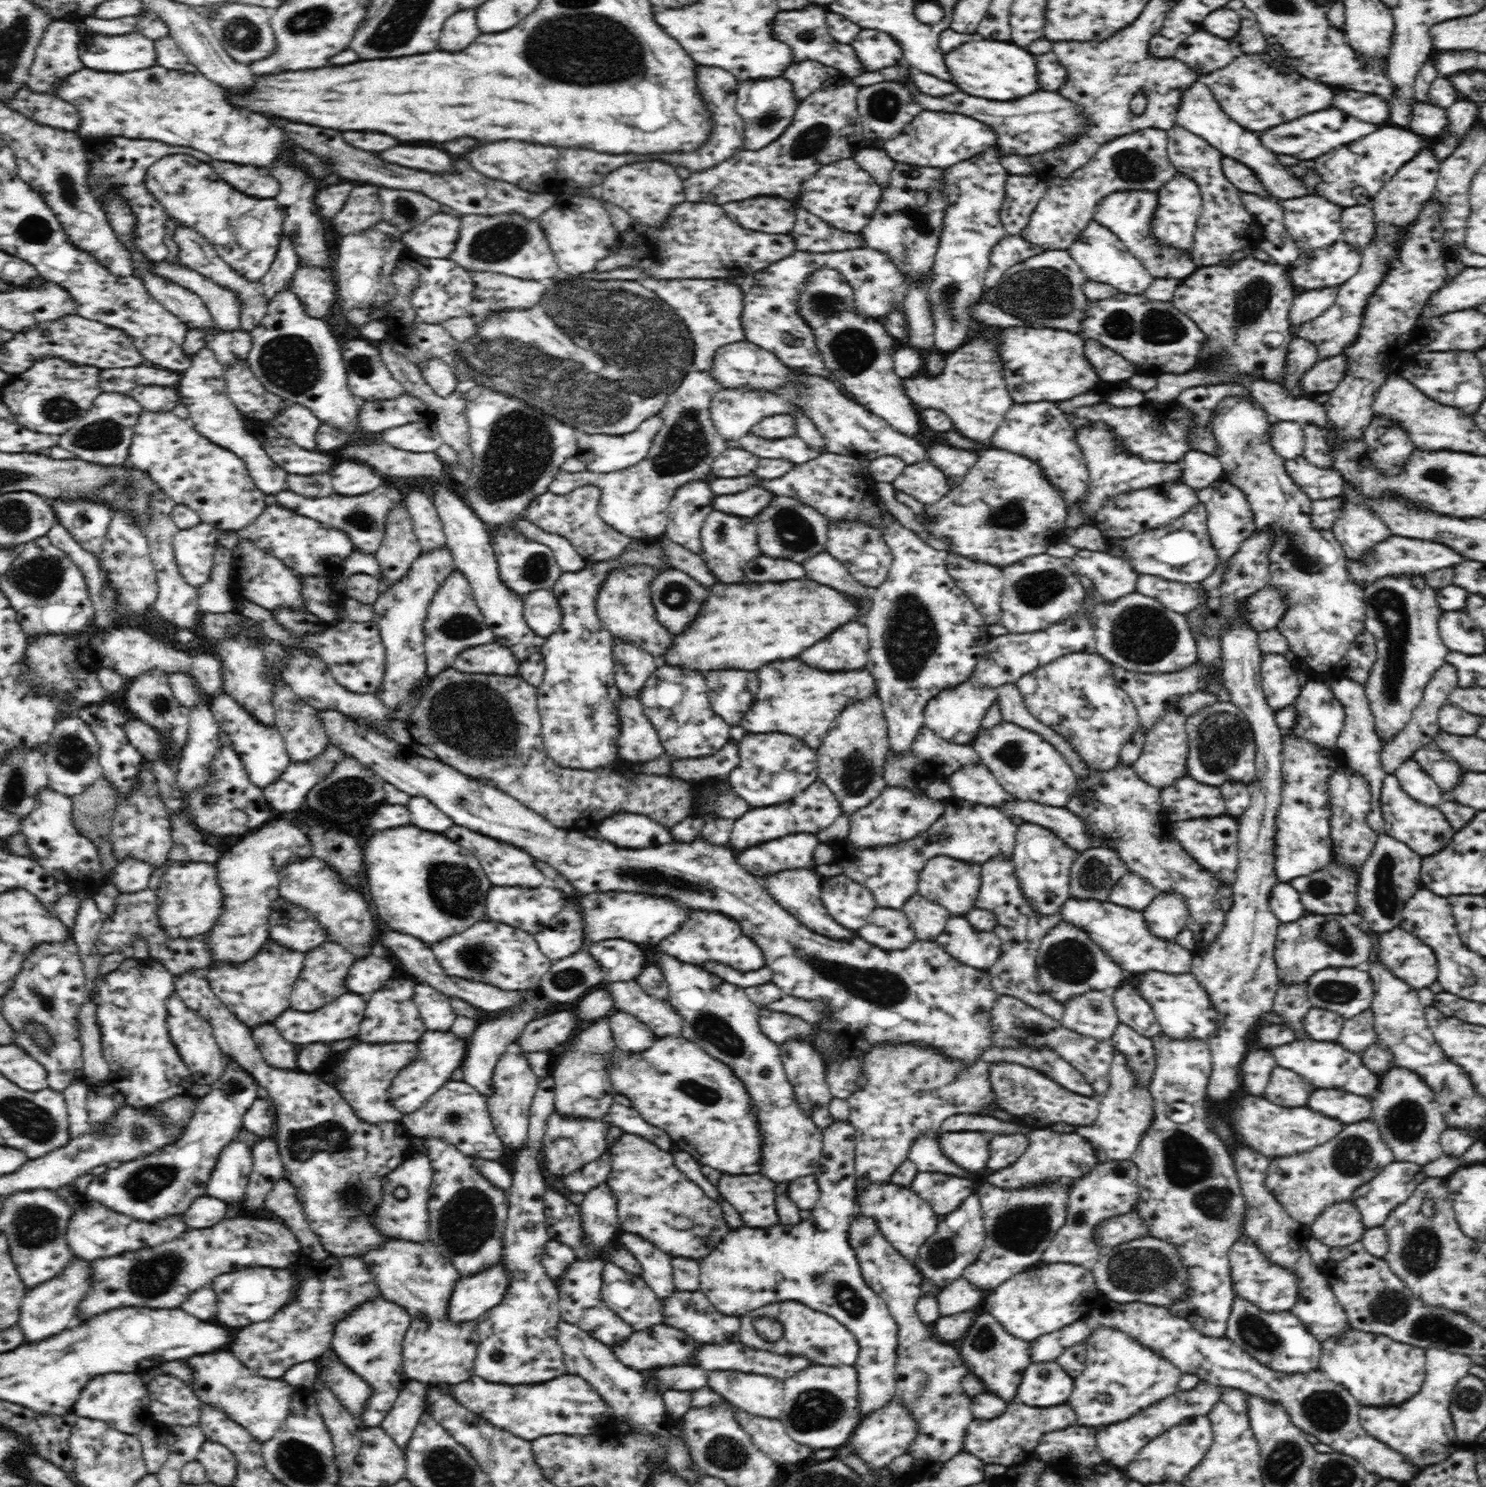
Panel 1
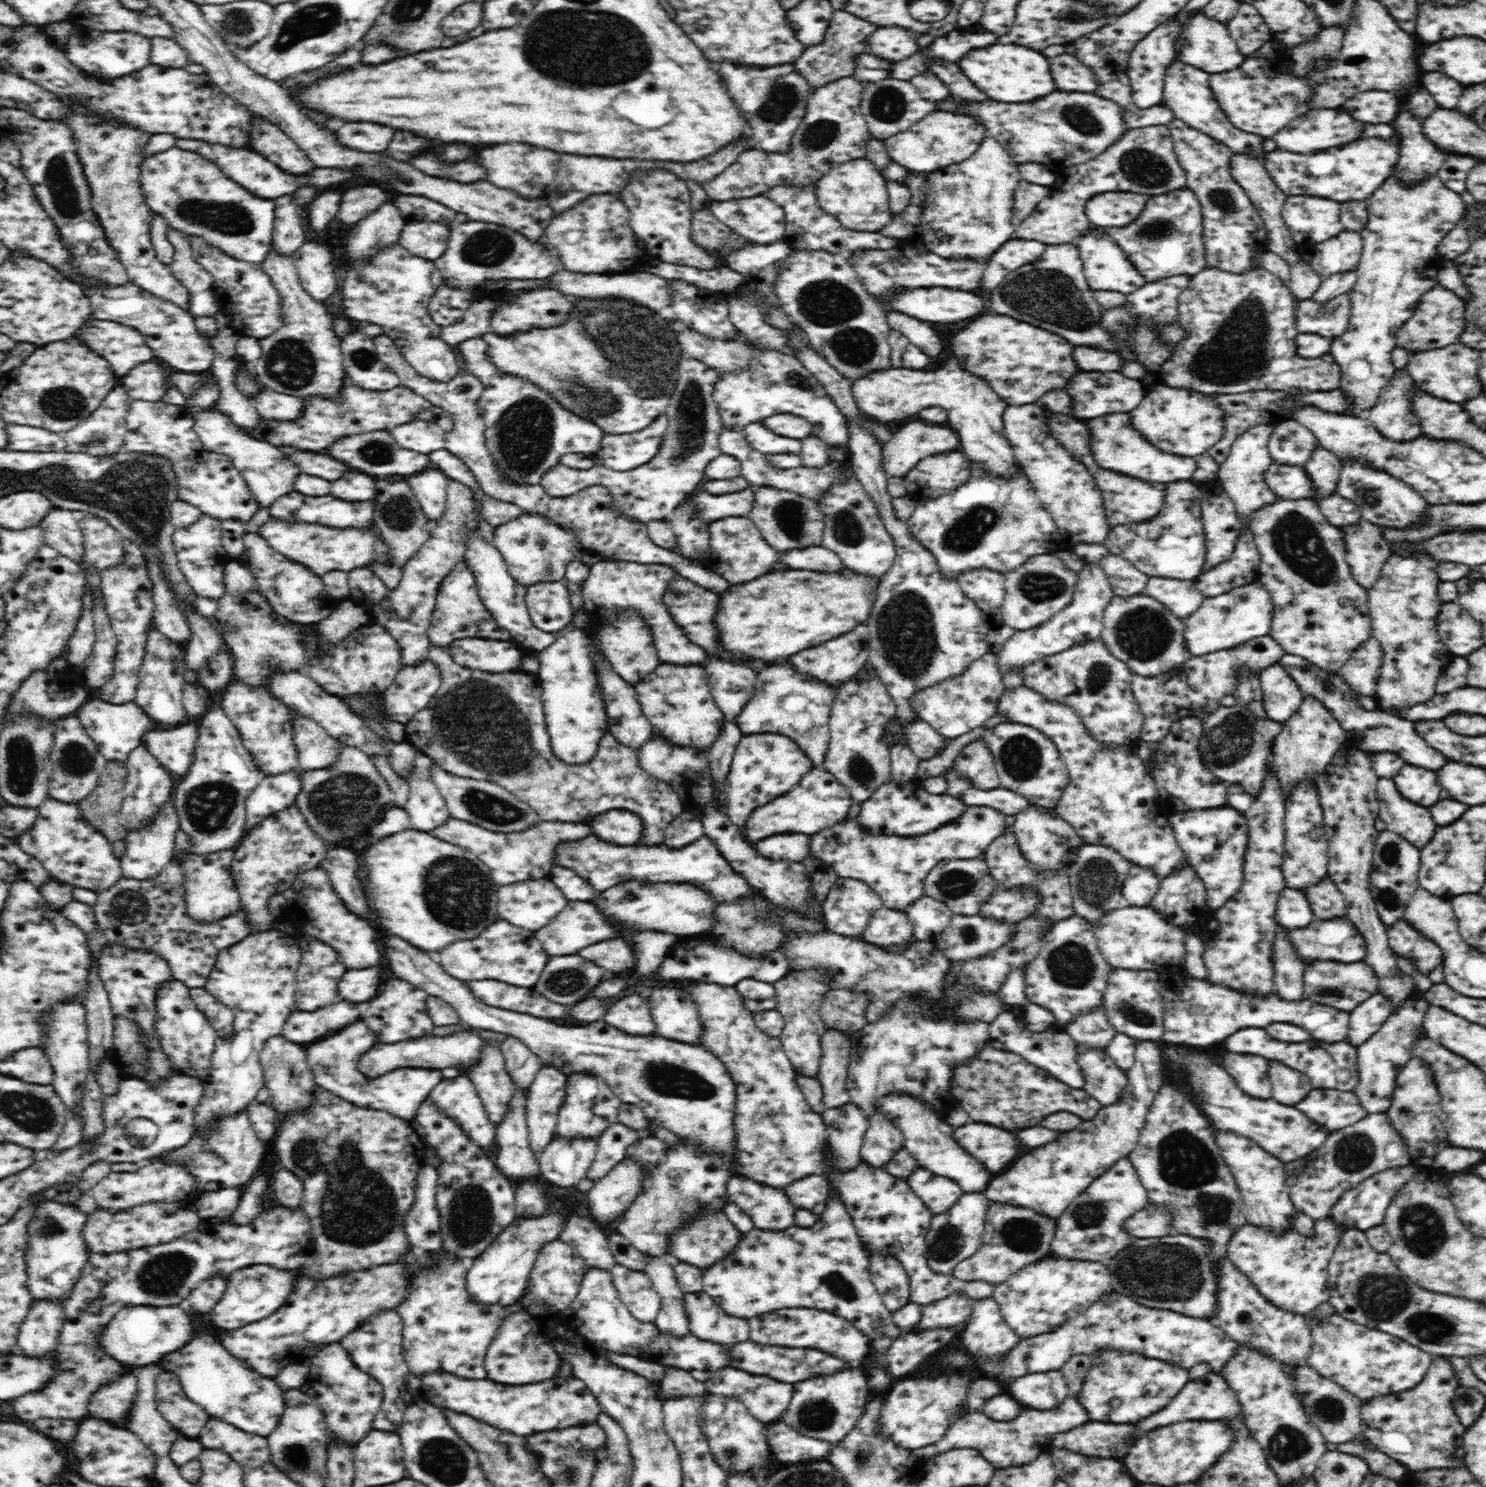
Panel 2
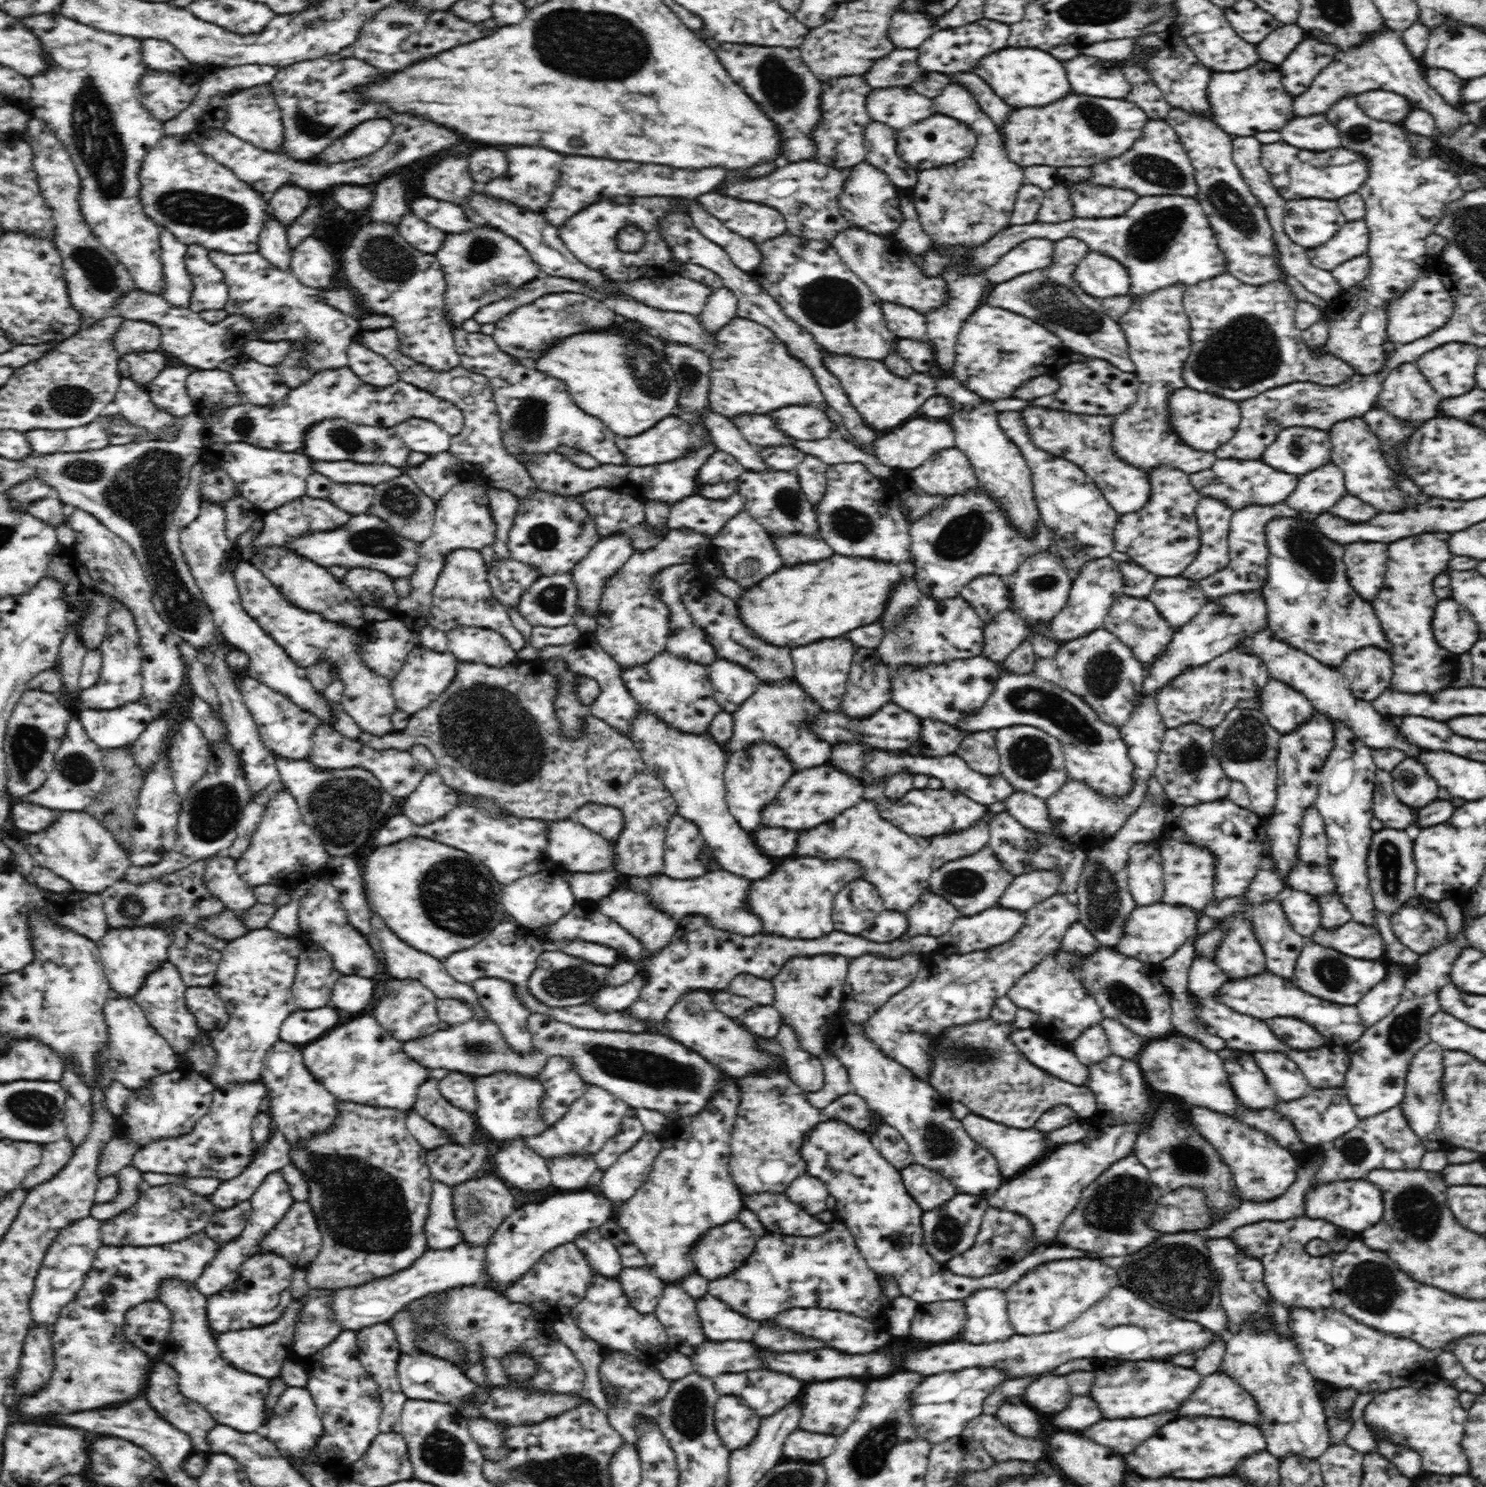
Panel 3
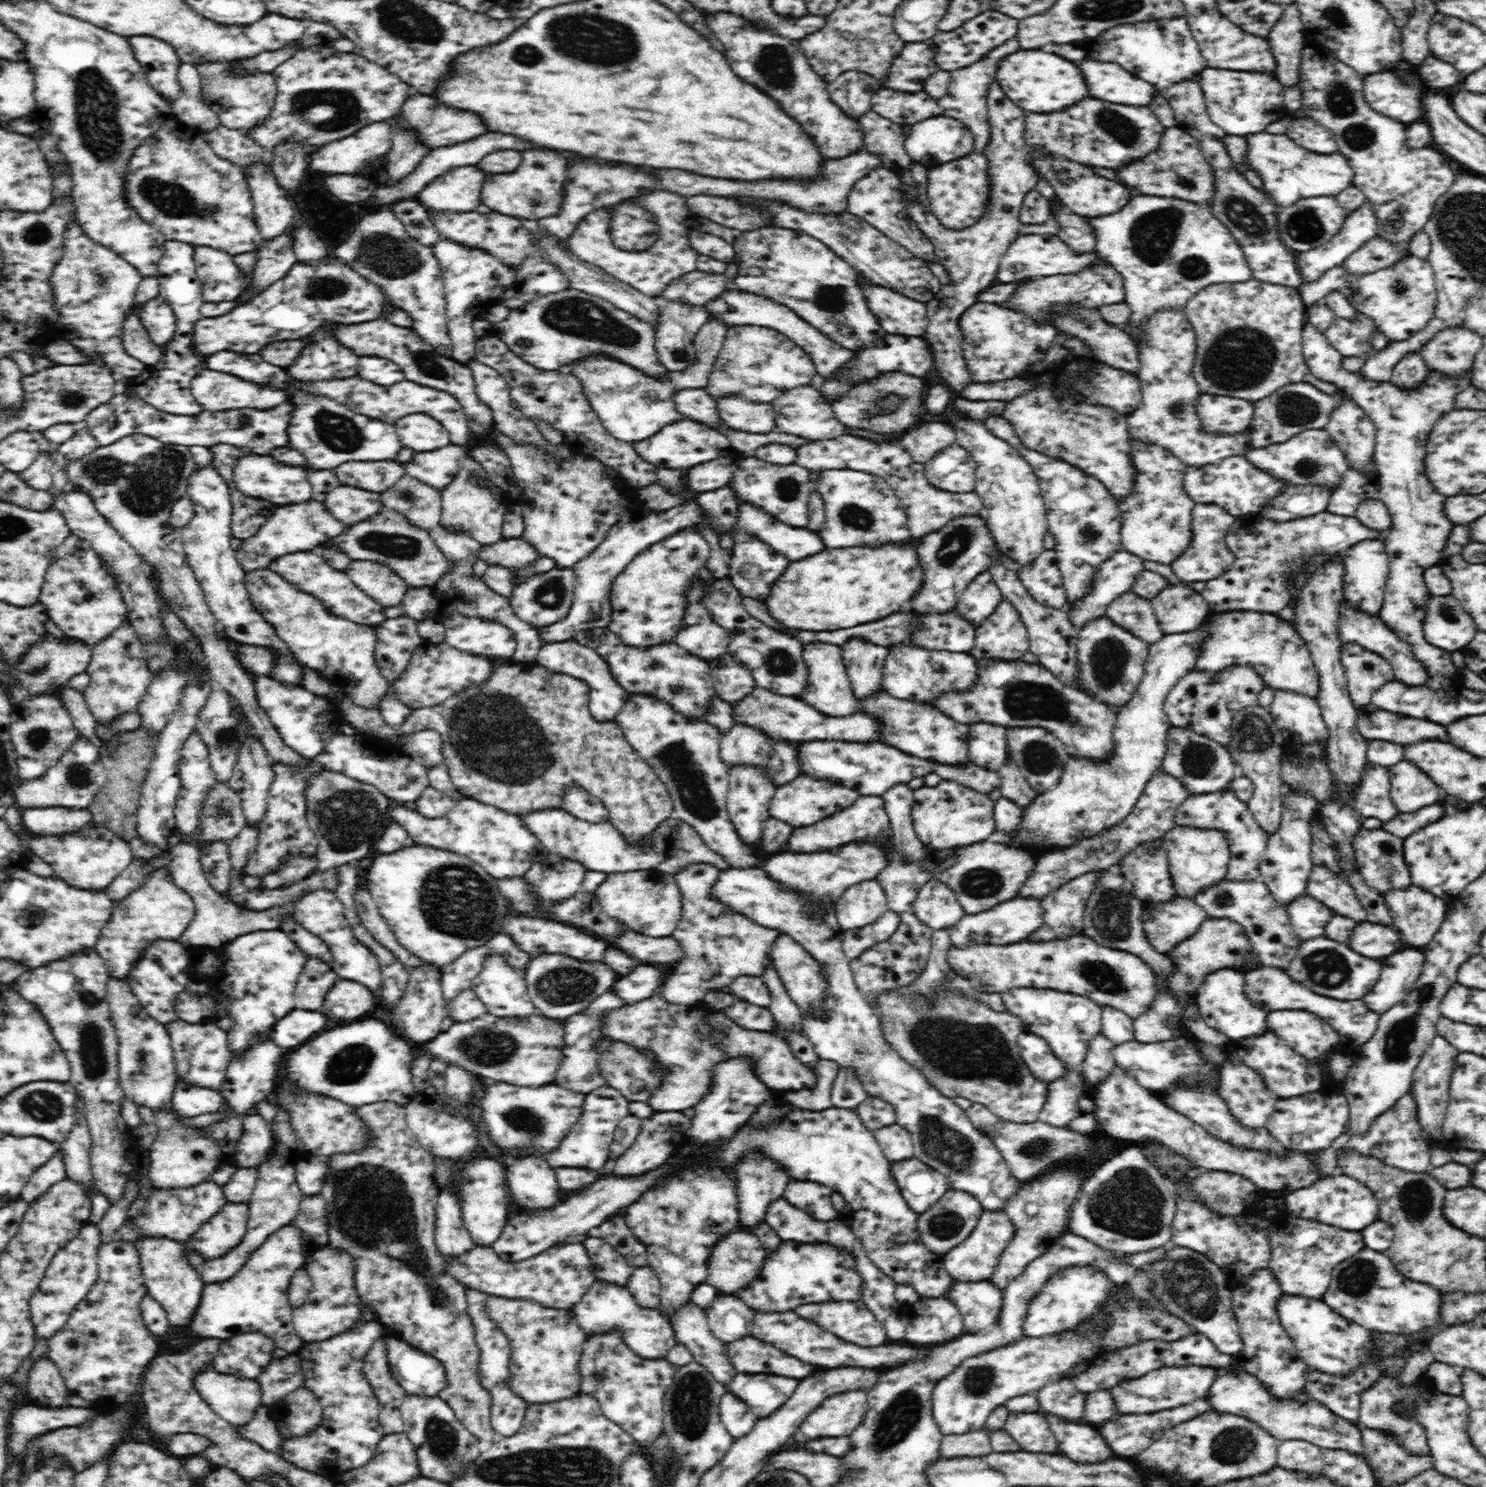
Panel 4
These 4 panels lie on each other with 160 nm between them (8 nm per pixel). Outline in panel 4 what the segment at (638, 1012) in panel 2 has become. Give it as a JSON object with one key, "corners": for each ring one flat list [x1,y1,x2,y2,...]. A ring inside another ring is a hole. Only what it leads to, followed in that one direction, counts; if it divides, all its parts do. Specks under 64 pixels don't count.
{"corners":[[694,864,685,866,674,874,681,892,682,915,672,936,680,943,684,956,666,970,666,978,659,986,657,994,672,1004,701,1005,704,995,708,991,720,991,731,981,742,975,762,976,768,964,773,962,770,956,772,944,776,942,782,932,756,924,753,920,742,915,732,913,726,905,711,896,711,888,718,878,719,870,711,865]]}

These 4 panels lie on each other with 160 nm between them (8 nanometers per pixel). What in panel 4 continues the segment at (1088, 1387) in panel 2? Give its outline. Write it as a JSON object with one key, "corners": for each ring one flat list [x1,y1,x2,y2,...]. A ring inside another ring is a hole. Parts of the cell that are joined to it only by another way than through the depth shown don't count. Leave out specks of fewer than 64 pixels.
{"corners":[[1180,1366,1180,1368,1160,1368,1150,1374,1144,1374,1136,1380,1126,1380,1120,1386,1110,1388,1114,1394,1114,1404,1122,1414,1150,1414,1158,1410,1168,1410,1184,1404,1192,1404,1198,1398,1204,1398,1212,1380,1216,1378,1216,1370,1206,1366]]}

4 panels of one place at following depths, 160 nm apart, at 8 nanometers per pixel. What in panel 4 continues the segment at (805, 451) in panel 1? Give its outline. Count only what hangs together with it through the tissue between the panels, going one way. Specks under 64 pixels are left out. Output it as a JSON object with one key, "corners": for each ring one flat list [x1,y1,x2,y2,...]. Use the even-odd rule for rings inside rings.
{"corners":[[741,396,716,398,718,415,726,426,758,434,766,434,776,428,774,410,770,404,752,404]]}

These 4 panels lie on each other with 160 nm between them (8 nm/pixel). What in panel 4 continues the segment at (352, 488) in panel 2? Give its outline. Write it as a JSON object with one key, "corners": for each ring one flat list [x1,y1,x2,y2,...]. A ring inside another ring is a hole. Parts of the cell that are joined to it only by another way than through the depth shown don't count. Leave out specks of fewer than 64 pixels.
{"corners":[[338,486,328,496,324,506,342,524,354,524,372,518,380,510,380,494,358,490,354,486]]}

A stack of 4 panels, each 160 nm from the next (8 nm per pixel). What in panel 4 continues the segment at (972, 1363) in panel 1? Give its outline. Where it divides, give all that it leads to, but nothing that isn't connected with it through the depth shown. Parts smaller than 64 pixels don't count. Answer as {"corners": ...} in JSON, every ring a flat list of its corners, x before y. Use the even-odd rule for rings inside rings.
{"corners":[[958,1281,946,1296,954,1305,958,1306,964,1316,964,1328,970,1334,976,1334,993,1326,1002,1313,1003,1290,999,1290,992,1282,961,1282]]}

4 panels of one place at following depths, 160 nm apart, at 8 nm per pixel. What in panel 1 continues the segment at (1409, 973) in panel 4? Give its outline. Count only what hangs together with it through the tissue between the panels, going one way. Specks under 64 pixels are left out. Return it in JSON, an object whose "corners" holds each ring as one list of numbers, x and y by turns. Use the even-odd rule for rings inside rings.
{"corners":[[1366,1008,1364,1012,1356,1014,1354,1018,1345,1019,1336,1042,1350,1052,1362,1054,1376,1040,1374,1015,1371,1008]]}

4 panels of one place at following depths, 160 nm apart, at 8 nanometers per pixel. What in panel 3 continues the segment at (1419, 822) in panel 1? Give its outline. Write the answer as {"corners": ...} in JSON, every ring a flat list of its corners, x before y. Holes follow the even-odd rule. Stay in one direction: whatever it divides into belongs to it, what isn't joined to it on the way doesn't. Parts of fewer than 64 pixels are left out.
{"corners":[[1378,769,1375,778,1372,804,1374,817,1382,821,1383,828,1412,828,1417,818,1416,809,1403,804,1397,794,1394,794,1391,773]]}

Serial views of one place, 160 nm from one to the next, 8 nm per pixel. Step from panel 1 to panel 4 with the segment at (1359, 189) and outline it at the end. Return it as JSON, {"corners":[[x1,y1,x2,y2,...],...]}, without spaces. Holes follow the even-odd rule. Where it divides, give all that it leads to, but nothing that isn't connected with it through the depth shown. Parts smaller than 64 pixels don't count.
{"corners":[[1249,134,1248,150,1246,150,1247,166,1258,172,1262,177,1264,192,1279,207,1292,206,1301,198,1316,196,1336,196,1338,192,1352,186,1354,170,1348,164,1348,158,1340,152,1334,154,1314,154,1308,150,1302,150,1296,142,1292,142,1288,136,1276,136,1276,134]]}

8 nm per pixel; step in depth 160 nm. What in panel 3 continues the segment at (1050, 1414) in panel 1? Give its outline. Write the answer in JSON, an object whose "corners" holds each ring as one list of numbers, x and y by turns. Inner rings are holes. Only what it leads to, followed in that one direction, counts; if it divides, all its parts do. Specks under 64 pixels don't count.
{"corners":[[1072,1398,1072,1402,1068,1404,1066,1410,1052,1414,1048,1420,1048,1426,1054,1426,1058,1430,1082,1430,1088,1428,1096,1422,1102,1420,1102,1414,1096,1406,1096,1402,1092,1398],[981,1414,967,1422,963,1436,979,1440,984,1448,992,1454,995,1462,1008,1460,1026,1460,1034,1462,1044,1458,1044,1440,1042,1438,1022,1438,1002,1426,994,1416]]}

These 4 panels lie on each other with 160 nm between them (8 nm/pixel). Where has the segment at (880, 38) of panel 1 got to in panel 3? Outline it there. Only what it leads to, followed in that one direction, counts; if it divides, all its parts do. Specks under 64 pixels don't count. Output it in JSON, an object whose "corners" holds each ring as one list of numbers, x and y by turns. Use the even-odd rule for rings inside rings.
{"corners":[[896,12,891,18,887,31,889,41,898,49,920,48,922,42,938,29,934,16,924,16,920,12,916,14]]}

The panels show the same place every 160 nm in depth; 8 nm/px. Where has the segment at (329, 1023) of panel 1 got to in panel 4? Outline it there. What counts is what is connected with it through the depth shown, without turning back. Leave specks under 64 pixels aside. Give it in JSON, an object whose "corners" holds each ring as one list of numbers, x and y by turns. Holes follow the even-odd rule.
{"corners":[[291,1010,273,1026,272,1039,282,1050,294,1050,326,1028,326,1016,310,1010]]}

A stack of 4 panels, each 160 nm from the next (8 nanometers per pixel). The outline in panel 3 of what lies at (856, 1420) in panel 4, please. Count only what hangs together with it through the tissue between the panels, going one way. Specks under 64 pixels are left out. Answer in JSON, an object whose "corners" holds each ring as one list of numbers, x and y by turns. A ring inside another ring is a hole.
{"corners":[[838,1378,830,1382,814,1382,806,1386,802,1394,802,1420,798,1421,800,1430,840,1436,854,1422,861,1404,864,1404,864,1394,867,1387,855,1378]]}

